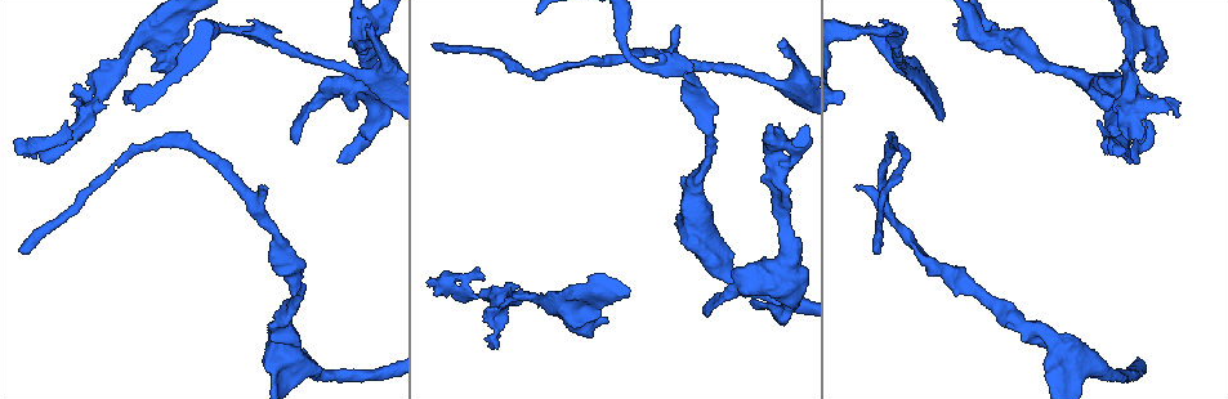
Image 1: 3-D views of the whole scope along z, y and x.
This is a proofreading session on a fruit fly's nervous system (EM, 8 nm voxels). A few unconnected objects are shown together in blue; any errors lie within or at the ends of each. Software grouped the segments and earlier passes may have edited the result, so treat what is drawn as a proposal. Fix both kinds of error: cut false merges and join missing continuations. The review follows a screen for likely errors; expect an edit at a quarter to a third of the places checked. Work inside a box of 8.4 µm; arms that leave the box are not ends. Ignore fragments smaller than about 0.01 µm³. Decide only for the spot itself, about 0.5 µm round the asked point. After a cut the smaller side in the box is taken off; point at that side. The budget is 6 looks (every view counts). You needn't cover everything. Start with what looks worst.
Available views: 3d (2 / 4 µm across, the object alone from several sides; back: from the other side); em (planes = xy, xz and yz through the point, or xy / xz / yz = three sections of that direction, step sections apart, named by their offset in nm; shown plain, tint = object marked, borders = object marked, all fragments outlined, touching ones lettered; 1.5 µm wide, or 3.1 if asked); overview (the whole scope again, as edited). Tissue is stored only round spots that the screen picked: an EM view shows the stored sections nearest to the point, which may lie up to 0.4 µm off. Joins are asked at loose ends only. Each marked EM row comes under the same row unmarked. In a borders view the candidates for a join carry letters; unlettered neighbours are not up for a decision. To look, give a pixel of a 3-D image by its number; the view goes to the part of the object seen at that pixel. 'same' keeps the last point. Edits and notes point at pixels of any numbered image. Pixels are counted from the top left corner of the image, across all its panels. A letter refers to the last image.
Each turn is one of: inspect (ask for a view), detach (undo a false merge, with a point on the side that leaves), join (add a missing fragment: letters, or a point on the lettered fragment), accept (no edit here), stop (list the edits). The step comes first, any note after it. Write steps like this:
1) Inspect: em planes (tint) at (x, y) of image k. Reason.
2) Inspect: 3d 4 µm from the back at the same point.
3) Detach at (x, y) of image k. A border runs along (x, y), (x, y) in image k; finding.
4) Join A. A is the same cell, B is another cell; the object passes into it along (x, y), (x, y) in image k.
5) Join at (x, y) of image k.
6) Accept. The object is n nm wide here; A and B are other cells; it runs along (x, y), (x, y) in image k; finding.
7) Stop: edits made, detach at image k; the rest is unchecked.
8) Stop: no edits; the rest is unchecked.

Inspect: em xz step 4 (borders) at (868, 25) of image 1. Free end.

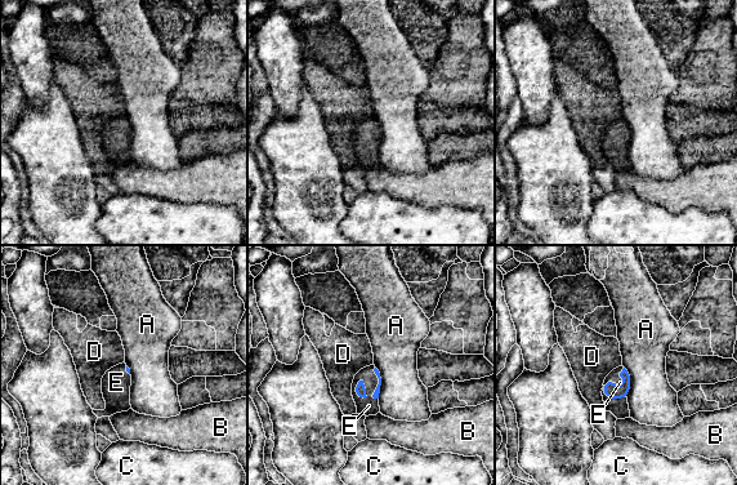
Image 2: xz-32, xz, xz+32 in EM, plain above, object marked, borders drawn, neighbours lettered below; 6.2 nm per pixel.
Inspect: em planes (borders) at the same point. Cut it another way.

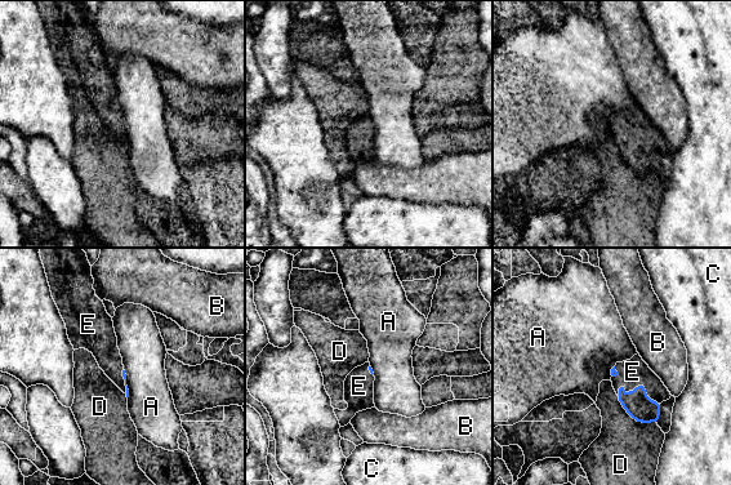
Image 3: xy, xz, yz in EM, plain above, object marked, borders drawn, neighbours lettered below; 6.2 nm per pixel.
Join E. E is the same cell, A, B, C and D are other cells; the object passes into it along (637, 405), (645, 383), (632, 372) in image 3; the neuron continues.

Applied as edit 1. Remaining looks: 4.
Inspect: em planes (borders) at (606, 318) of image 1. Branch stops here.

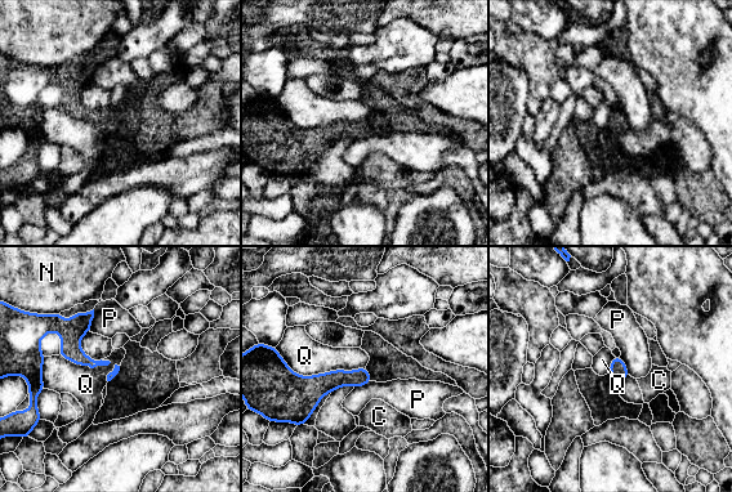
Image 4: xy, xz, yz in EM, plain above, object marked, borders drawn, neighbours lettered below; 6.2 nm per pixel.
Accept. C, N, P and Q are other cells; a border runs along (277, 350), (302, 375), (365, 367) in image 4; none of them fits.

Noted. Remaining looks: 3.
Stop: edits made, join at image 3; the rest is unchecked.

